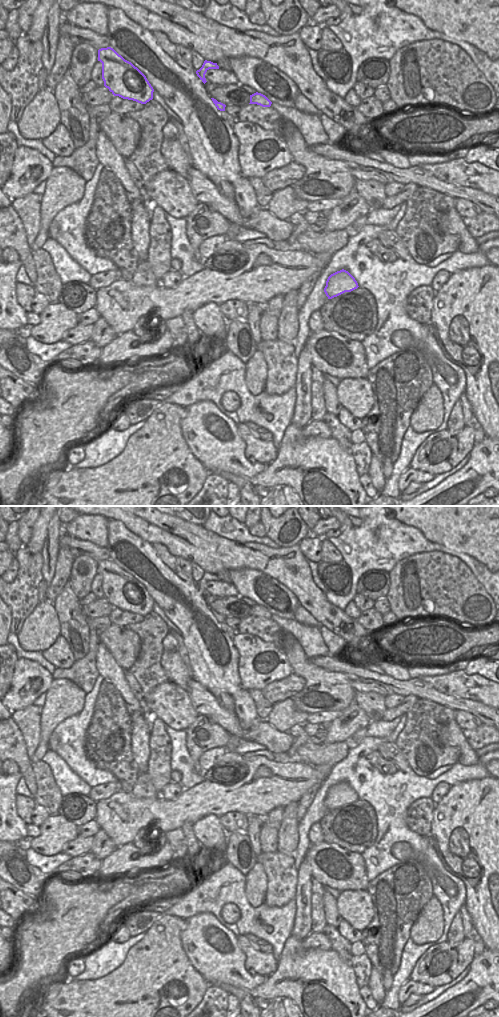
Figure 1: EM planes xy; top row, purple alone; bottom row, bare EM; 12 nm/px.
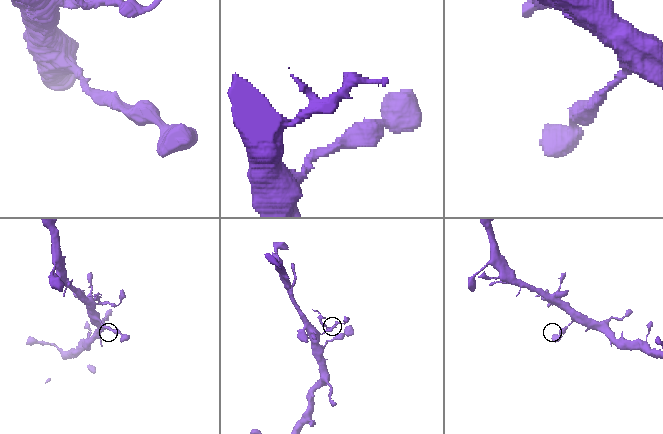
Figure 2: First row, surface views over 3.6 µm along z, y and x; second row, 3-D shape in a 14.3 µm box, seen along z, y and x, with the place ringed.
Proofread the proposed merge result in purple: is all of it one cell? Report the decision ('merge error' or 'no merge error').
merge error

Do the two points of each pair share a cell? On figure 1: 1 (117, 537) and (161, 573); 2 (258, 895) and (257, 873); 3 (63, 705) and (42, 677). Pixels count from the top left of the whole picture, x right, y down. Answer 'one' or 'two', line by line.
1: one
2: one
3: two

